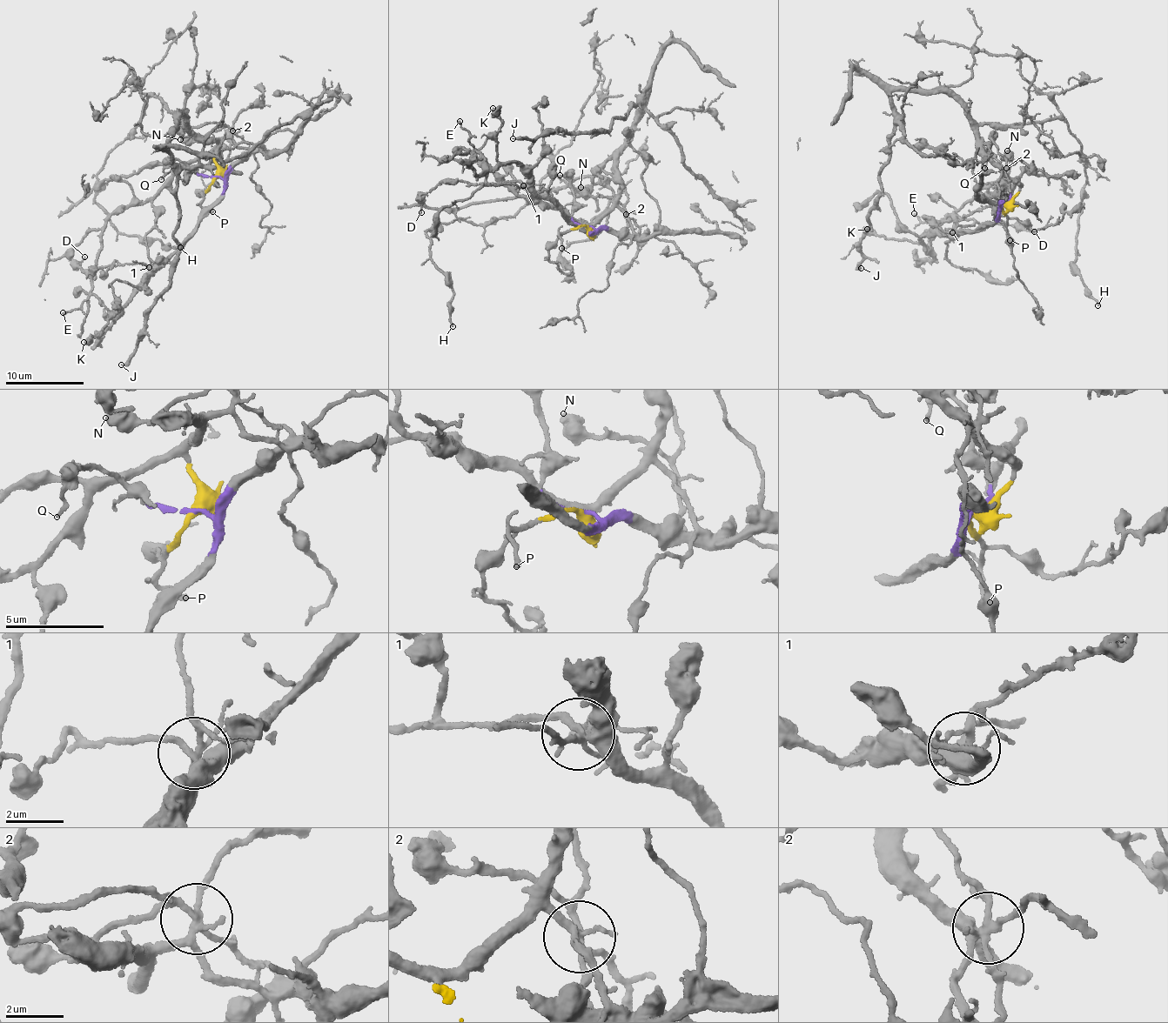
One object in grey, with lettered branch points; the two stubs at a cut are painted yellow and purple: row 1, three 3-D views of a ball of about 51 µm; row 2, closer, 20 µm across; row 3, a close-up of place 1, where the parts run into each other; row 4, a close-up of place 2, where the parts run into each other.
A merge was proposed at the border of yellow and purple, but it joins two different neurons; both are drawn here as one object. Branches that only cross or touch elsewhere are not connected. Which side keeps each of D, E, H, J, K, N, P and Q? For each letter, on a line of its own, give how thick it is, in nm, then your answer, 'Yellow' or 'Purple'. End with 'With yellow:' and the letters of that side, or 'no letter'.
D: Thickness 140 nm. Purple
E: Thickness 180 nm. Purple
H: Thickness 180 nm. Yellow
J: Thickness 240 nm. Yellow
K: Thickness 700 nm. Purple
N: Thickness 600 nm. Purple
P: Thickness 240 nm. Yellow
Q: Thickness 170 nm. Purple
With yellow: H, J, P

